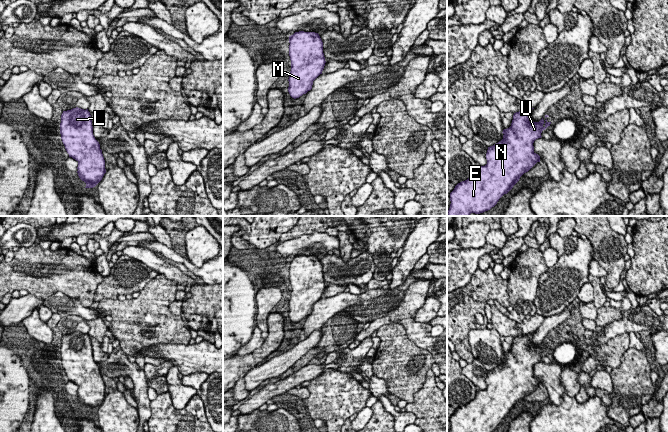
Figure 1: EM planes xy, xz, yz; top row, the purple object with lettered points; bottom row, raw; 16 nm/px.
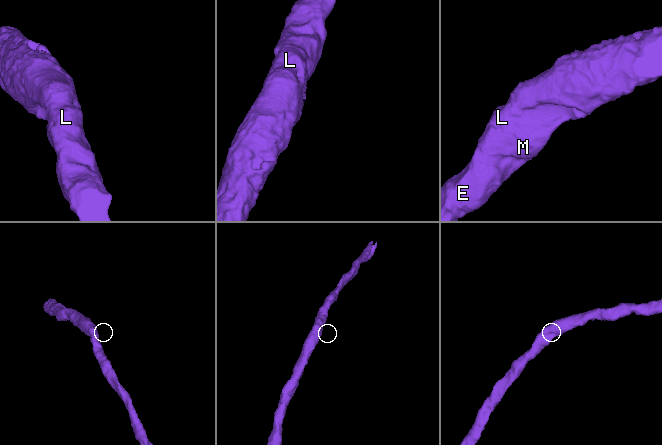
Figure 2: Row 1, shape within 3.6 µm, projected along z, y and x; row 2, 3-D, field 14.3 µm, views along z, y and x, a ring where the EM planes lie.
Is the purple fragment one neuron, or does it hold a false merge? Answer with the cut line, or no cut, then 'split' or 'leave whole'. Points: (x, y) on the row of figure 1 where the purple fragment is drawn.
cut none; leave whole

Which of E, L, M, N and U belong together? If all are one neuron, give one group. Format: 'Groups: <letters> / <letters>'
Groups: E L M N U

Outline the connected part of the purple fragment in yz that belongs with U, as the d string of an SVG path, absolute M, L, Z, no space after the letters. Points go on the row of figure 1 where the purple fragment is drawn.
M531 111L516 112L513 115L511 126L503 130L503 139L488 147L486 153L487 164L477 166L473 176L458 183L450 193L450 208L447 216L469 216L471 213L480 214L494 207L499 199L507 194L519 181L520 177L528 172L540 156L534 152L533 143L541 138L541 133L551 122L543 118L539 122L531 122Z

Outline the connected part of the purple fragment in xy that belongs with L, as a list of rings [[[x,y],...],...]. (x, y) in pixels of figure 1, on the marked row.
[[[73,108],[61,115],[60,134],[69,157],[78,162],[78,176],[86,183],[85,188],[95,187],[106,173],[105,160],[99,142],[93,135],[91,115],[88,109]]]

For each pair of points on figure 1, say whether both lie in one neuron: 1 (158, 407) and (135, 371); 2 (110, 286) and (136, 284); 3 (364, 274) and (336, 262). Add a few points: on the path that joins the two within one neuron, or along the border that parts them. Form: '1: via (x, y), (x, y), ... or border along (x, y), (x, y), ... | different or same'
1: border along (151, 401), (150, 417), (147, 420) | different
2: via (116, 284), (130, 284) | same
3: via (357, 271), (345, 271), (343, 269) | same

